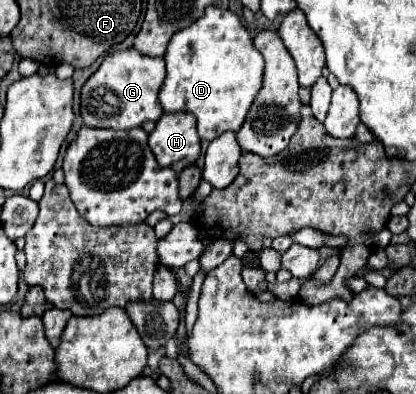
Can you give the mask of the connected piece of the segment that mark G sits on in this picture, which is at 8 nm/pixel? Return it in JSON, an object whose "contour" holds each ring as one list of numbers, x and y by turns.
{"contour":[[125,49,107,55,101,67,85,81,81,89,83,125,97,129,129,131,133,127,141,127,145,121,157,121,161,117,157,93,163,79,165,79,163,59,147,57,135,49]]}

